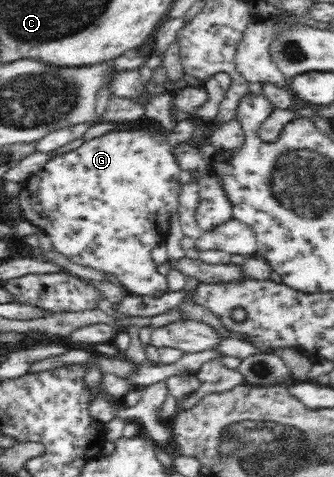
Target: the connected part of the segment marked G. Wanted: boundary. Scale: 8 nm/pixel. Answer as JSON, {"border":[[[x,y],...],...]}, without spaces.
{"border":[[[193,118],[193,121],[183,121],[175,124],[174,129],[167,130],[166,133],[160,134],[158,132],[150,131],[149,129],[145,130],[116,130],[101,137],[96,137],[95,139],[90,139],[86,141],[82,147],[78,147],[75,151],[70,151],[59,155],[57,157],[49,160],[42,169],[37,171],[35,174],[32,174],[31,177],[26,179],[23,183],[22,192],[18,196],[19,208],[22,213],[22,217],[25,221],[28,221],[42,232],[44,232],[52,242],[53,249],[64,257],[68,258],[70,261],[75,264],[80,264],[86,267],[93,267],[98,271],[103,272],[104,274],[110,274],[122,284],[122,286],[132,295],[152,295],[156,291],[166,291],[168,288],[166,276],[160,274],[156,270],[156,263],[152,258],[150,252],[156,245],[160,243],[165,243],[170,233],[170,221],[174,214],[177,214],[177,209],[179,208],[179,193],[183,184],[179,180],[179,175],[182,169],[180,169],[180,164],[175,157],[172,157],[172,152],[174,149],[182,146],[183,143],[187,143],[191,136],[190,134],[195,130],[199,133],[204,124]]]}

